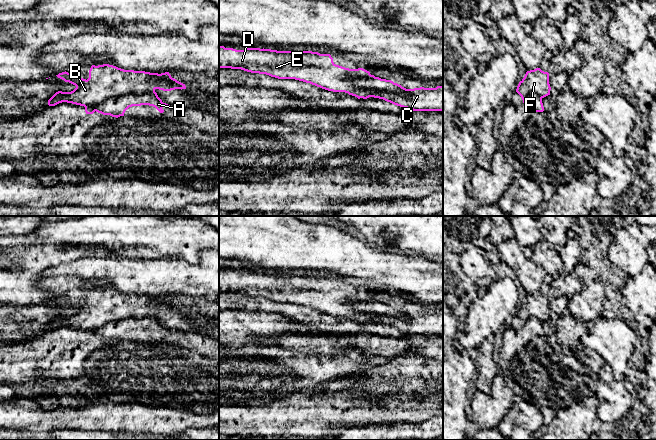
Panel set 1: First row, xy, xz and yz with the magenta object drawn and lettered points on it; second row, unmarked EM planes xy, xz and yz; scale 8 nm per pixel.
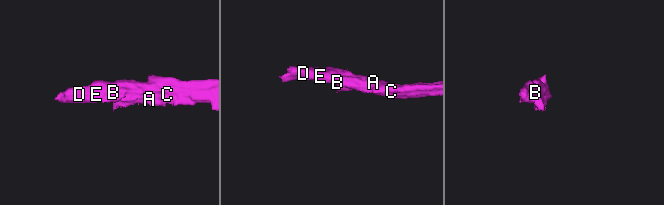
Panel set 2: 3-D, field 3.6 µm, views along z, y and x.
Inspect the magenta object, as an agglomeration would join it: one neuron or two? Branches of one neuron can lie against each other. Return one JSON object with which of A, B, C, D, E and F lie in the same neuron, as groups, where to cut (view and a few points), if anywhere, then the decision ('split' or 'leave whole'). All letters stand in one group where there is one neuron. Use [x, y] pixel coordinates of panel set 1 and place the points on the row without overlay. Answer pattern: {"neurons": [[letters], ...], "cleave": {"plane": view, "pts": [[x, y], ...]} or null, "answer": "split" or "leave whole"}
{"neurons": [["A"], ["B", "C", "D", "E", "F"]], "cleave": {"plane": "xz", "pts": [[350, 302], [360, 311], [408, 319]]}, "answer": "split"}

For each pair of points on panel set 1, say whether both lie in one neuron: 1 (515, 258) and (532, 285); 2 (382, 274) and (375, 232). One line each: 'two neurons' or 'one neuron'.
1: one neuron
2: two neurons

